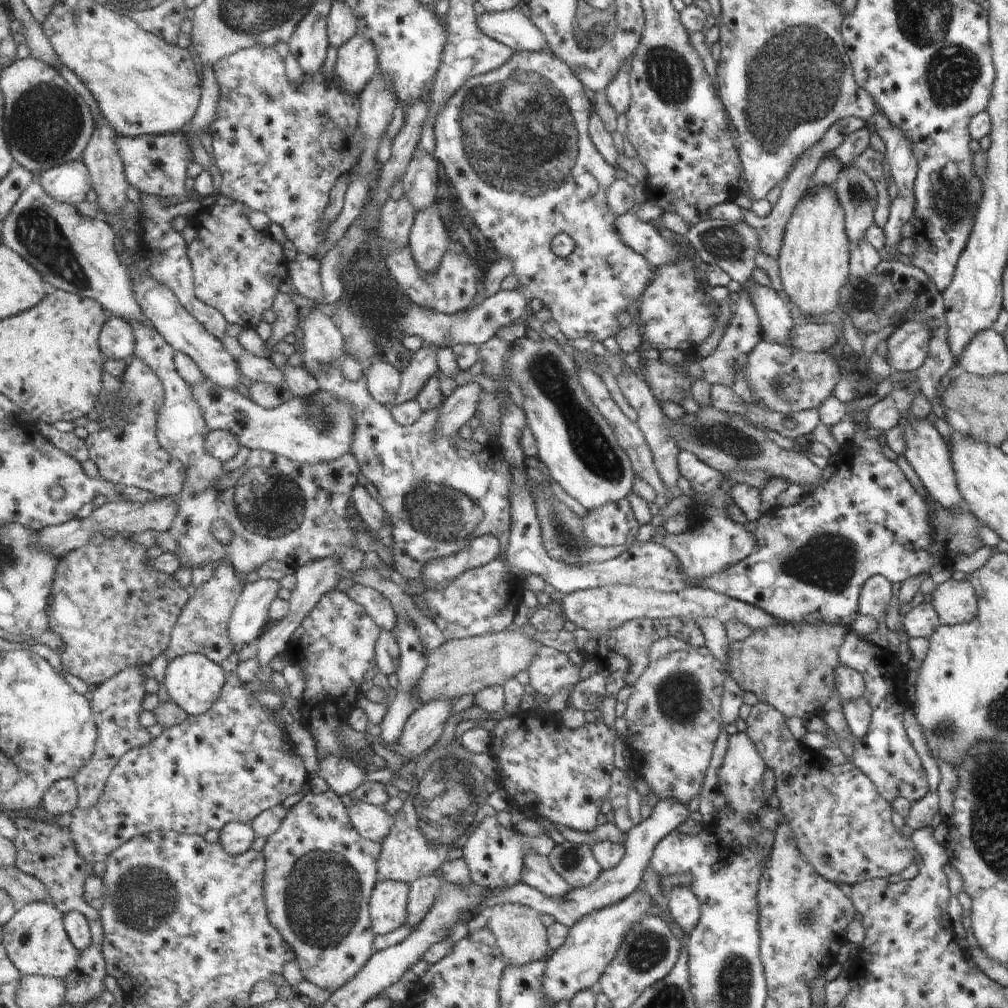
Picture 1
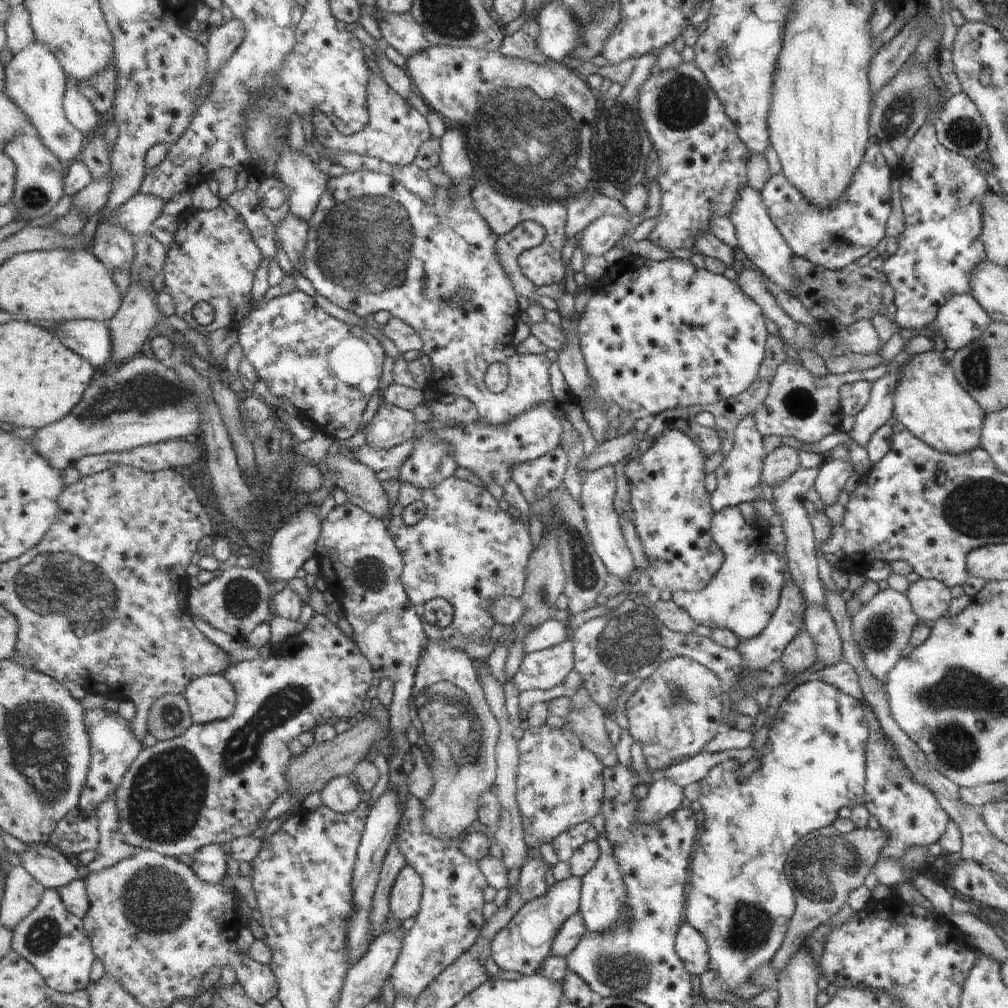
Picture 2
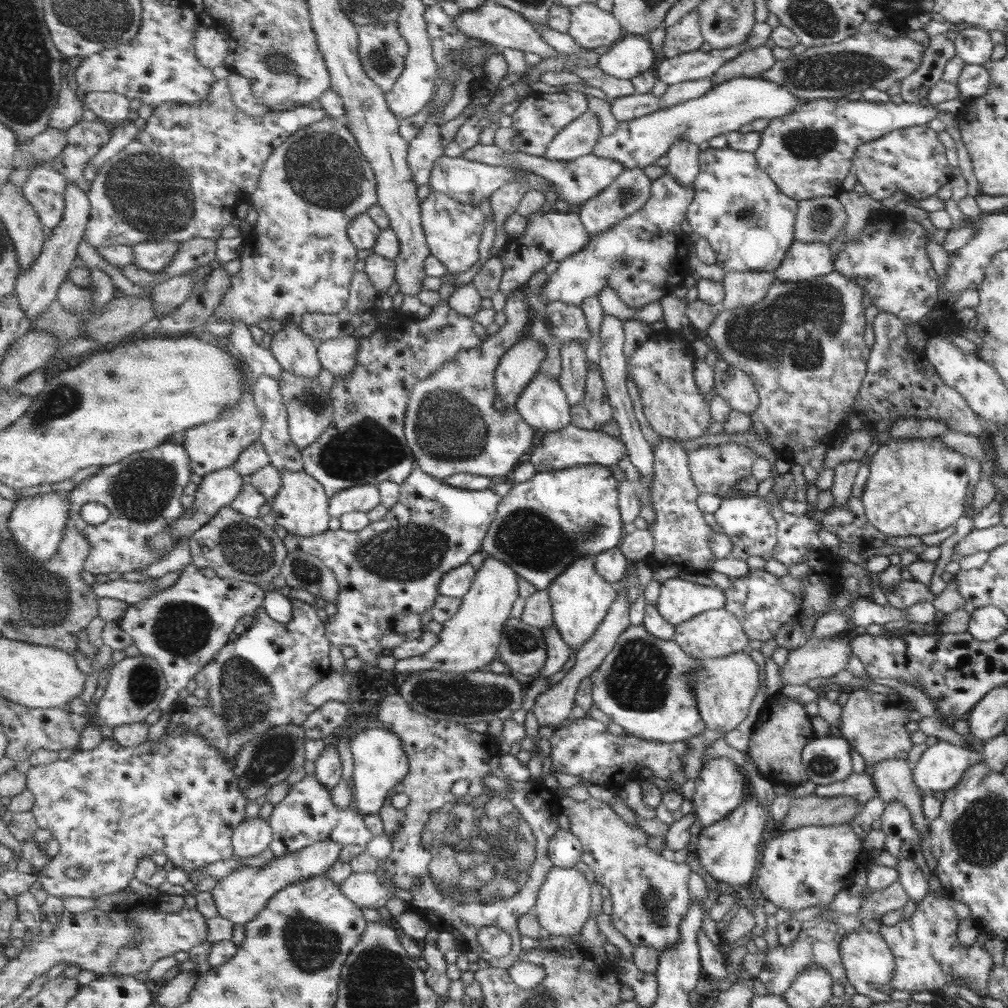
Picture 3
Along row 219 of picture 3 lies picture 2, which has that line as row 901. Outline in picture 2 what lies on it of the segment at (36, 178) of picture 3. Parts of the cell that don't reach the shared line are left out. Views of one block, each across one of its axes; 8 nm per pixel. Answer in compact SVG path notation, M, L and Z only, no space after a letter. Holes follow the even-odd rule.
M47 889L39 906L15 928L13 949L36 966L53 991L68 994L86 990L91 982L96 955L90 935L85 928L84 919L73 914L61 902L57 889Z

